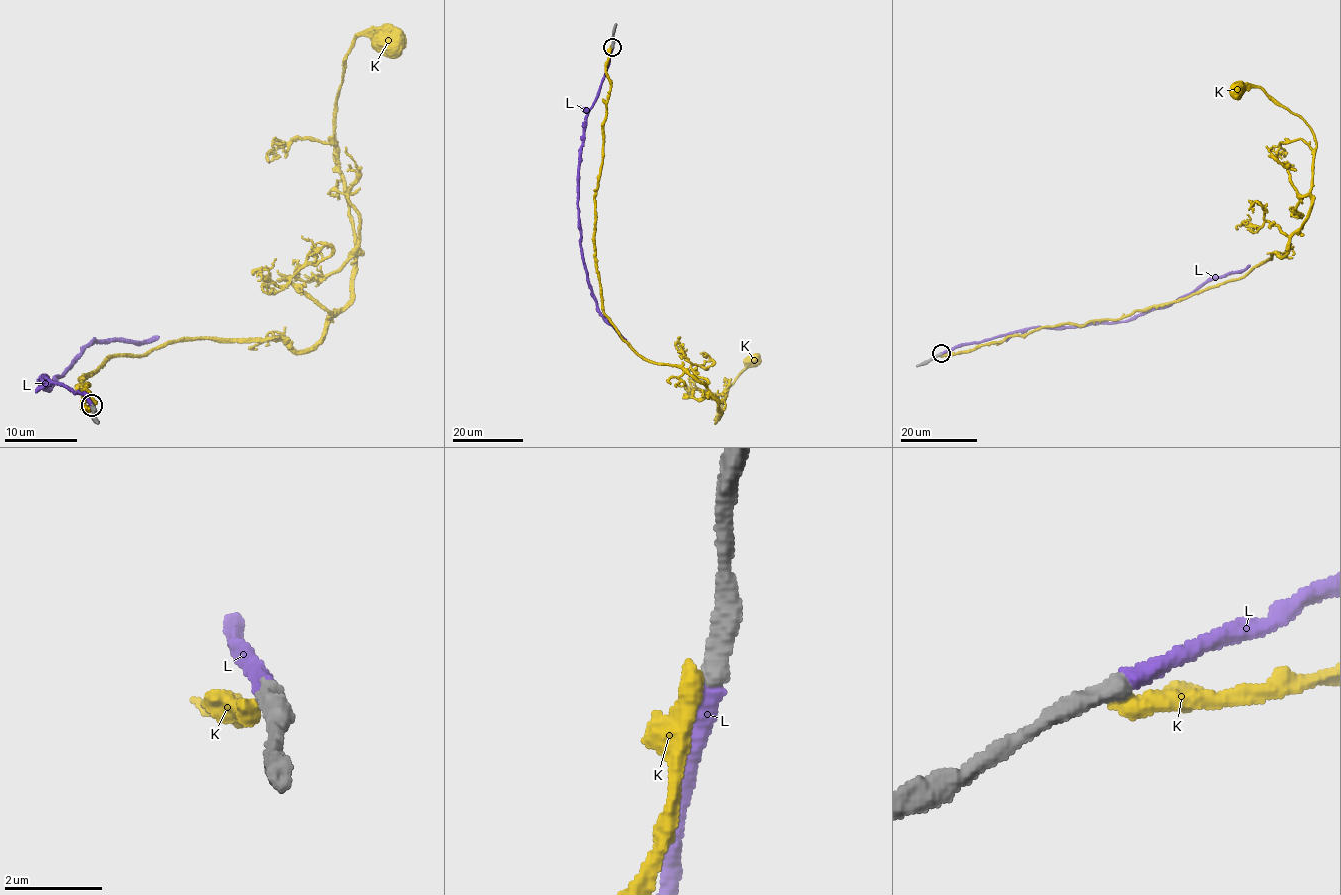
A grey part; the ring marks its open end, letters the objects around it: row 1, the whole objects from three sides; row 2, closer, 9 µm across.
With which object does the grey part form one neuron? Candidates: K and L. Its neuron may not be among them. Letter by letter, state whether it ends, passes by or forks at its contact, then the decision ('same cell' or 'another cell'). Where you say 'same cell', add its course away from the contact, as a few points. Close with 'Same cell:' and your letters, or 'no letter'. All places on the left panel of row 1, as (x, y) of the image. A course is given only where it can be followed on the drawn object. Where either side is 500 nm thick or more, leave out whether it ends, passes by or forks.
K: it ends | another cell
L: it ends | same cell | via (93, 406), (43, 375), (41, 386), (48, 392), (54, 378), (87, 346), (112, 340), (142, 344), (159, 337)
Same cell: L

